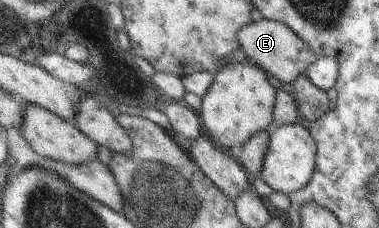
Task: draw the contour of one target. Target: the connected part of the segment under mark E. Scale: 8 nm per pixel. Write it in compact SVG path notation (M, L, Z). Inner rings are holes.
M262 19L251 22L237 31L237 45L250 63L260 66L266 73L271 73L283 83L294 82L301 73L307 71L318 55L284 23Z

